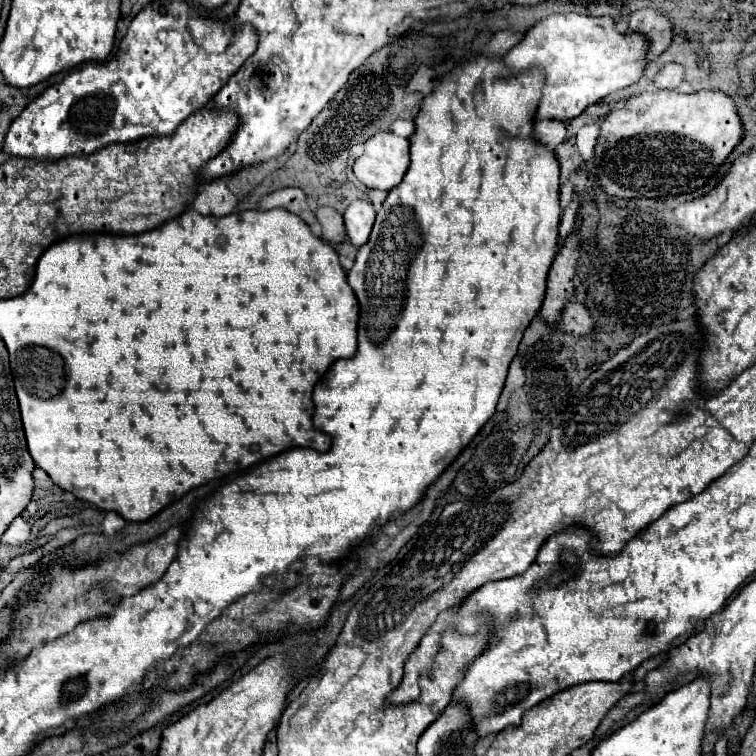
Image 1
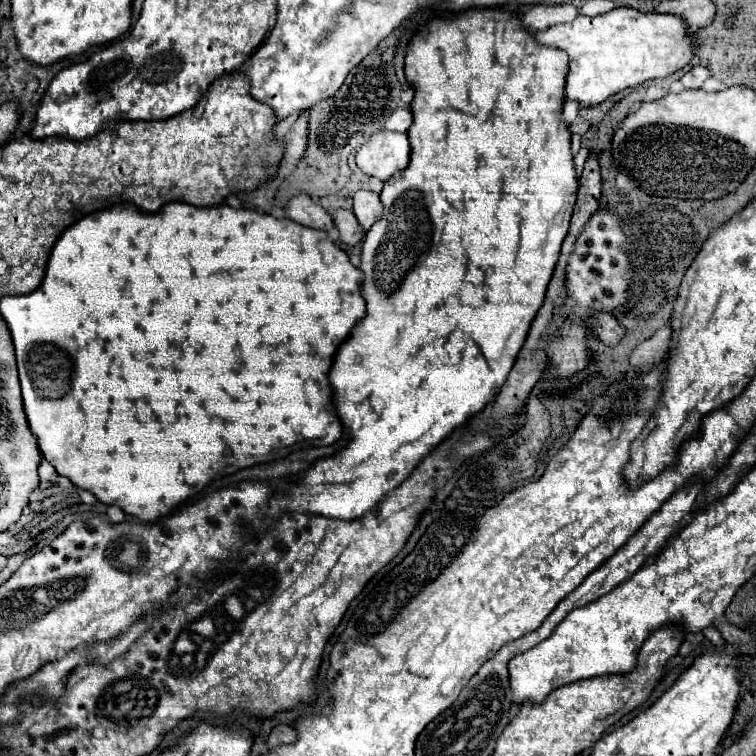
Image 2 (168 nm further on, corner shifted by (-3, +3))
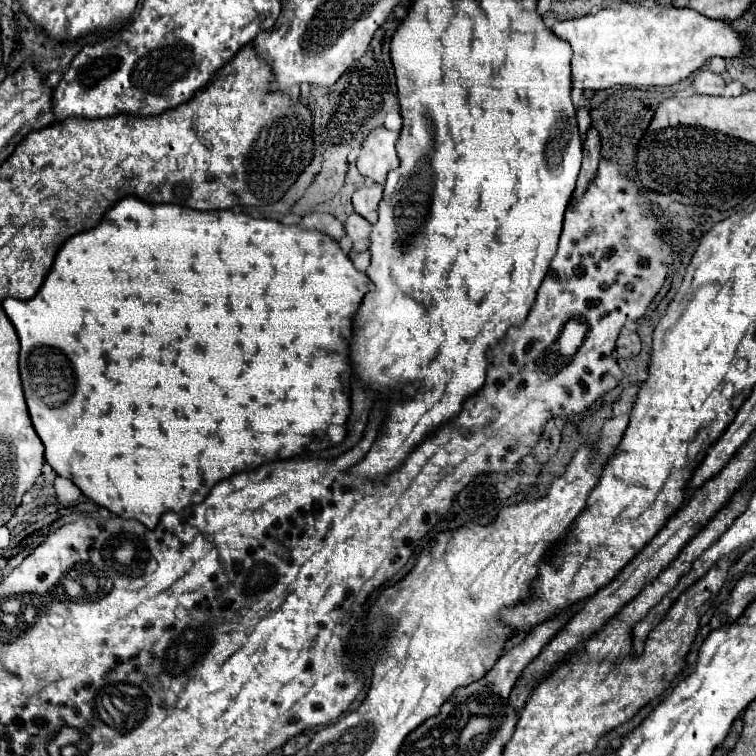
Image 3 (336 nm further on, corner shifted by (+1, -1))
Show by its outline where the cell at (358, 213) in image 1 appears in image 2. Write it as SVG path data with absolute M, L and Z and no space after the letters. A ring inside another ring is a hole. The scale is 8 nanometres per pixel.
M361 189L355 193L355 207L353 207L353 213L359 221L359 225L369 231L373 223L379 221L381 217L381 201L379 201L379 195L373 193L373 191L367 191L367 189Z

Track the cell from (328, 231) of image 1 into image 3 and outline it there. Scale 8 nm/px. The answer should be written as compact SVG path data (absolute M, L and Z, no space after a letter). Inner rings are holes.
M353 213L347 221L345 221L345 229L347 235L353 241L353 249L355 251L367 251L369 249L369 235L371 235L371 223L367 219L363 219L361 215Z

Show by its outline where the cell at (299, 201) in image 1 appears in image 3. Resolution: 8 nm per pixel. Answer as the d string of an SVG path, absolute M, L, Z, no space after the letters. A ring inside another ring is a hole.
M309 213L301 219L299 225L305 229L317 229L317 231L321 231L321 233L325 233L337 241L341 237L345 237L343 223L339 219L335 219L333 215L327 215L327 213Z

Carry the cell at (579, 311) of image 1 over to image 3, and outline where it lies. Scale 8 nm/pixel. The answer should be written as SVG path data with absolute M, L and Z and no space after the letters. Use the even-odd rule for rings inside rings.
M635 325L631 329L623 329L619 339L617 339L617 349L615 349L615 357L633 357L641 351L641 339L635 331Z

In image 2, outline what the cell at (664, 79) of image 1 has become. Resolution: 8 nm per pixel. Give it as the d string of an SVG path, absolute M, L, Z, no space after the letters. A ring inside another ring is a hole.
M697 65L697 67L689 69L679 81L681 81L681 85L683 85L685 89L699 89L699 87L703 85L703 81L709 79L709 77L711 77L711 73L709 73L705 67Z

